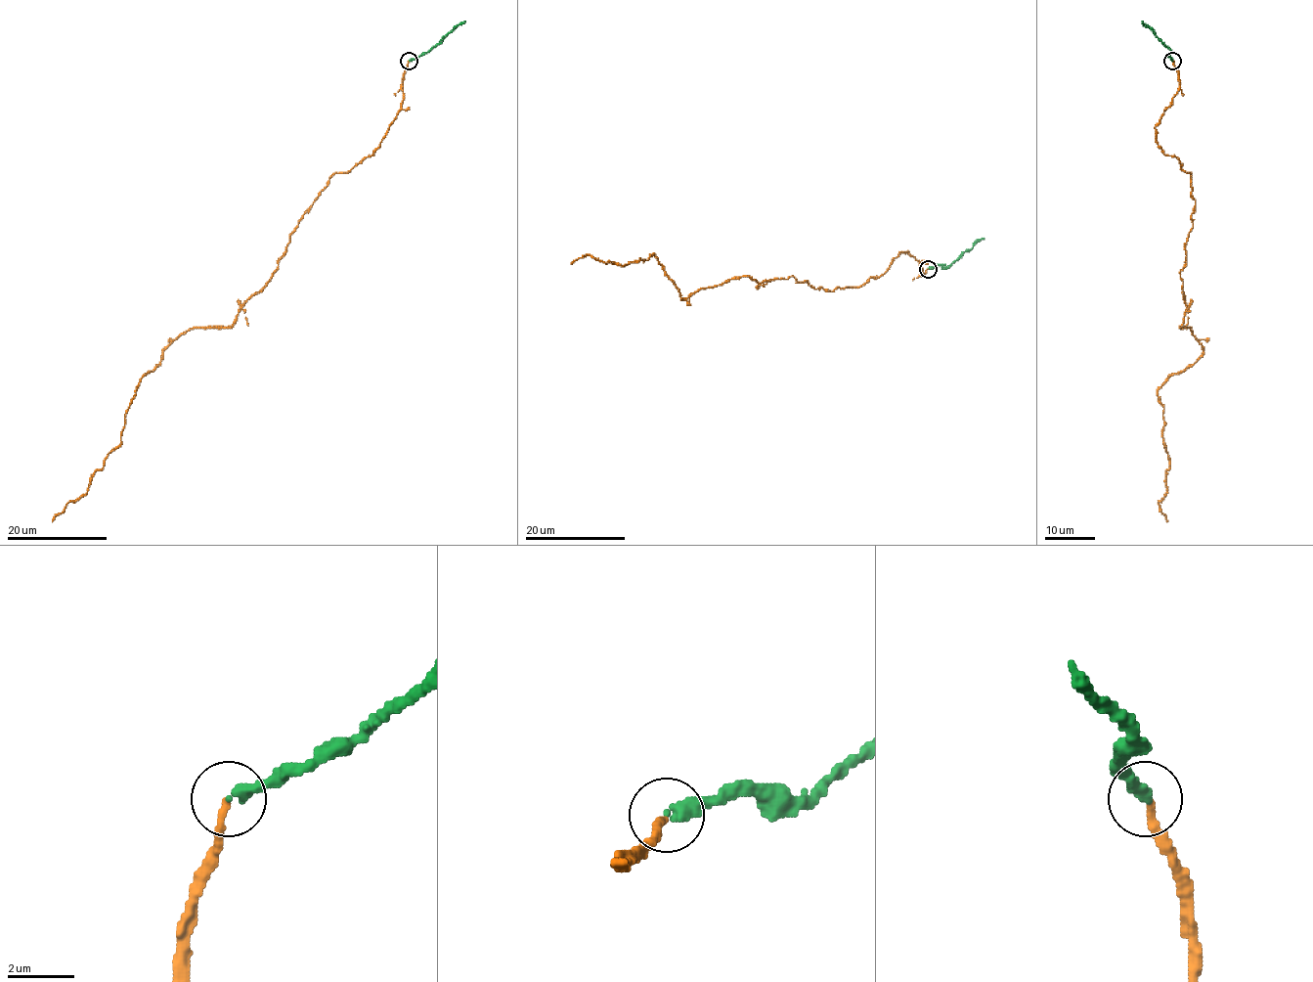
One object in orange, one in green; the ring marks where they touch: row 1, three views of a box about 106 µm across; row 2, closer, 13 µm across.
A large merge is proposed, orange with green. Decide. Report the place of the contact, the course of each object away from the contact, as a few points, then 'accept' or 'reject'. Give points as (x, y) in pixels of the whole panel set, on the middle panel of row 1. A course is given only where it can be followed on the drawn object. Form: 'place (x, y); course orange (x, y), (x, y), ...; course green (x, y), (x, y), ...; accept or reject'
place (928, 269); course orange (928, 269), (920, 275), (907, 251), (833, 291), (734, 277), (681, 299), (654, 254), (571, 264); course green (928, 269), (937, 265), (949, 266), (984, 238); accept

